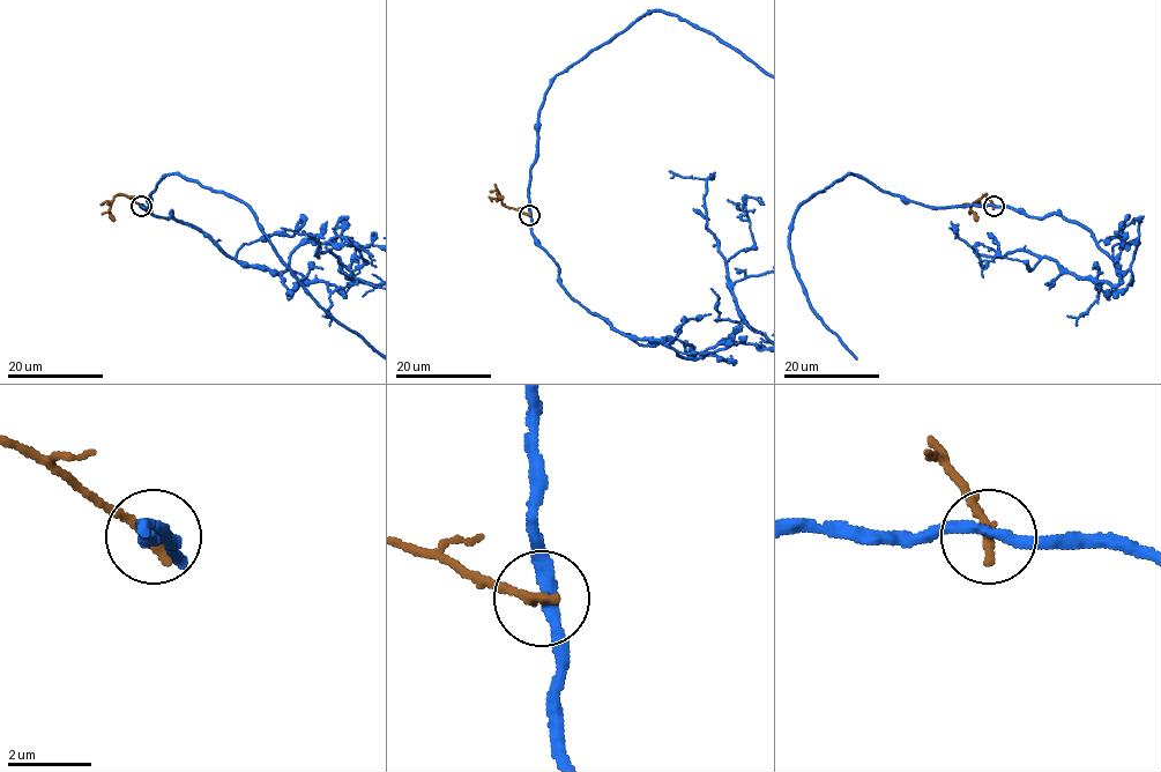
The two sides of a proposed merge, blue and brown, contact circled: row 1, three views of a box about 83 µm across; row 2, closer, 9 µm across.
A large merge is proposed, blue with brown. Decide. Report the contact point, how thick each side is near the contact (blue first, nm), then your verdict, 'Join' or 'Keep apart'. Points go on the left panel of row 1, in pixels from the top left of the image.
Place: (141, 206). Thickness 280 nm (blue) against 280 nm. Keep apart

